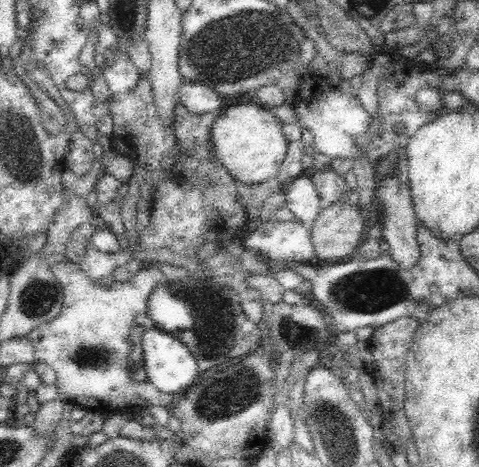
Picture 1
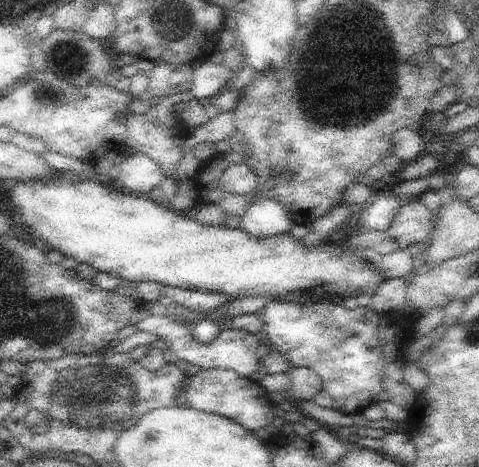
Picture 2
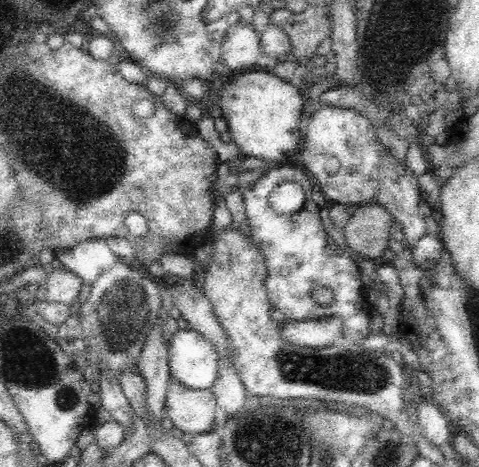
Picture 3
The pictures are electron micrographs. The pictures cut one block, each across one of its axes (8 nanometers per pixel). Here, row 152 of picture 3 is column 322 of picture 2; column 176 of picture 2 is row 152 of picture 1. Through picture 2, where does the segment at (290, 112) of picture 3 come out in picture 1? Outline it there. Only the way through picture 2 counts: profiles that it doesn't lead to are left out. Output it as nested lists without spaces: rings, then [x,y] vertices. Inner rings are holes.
[[[242,104],[242,106],[230,106],[216,114],[212,136],[210,136],[210,148],[212,156],[218,164],[224,164],[226,172],[236,184],[262,184],[266,180],[272,180],[278,176],[280,164],[284,162],[288,154],[290,142],[282,134],[282,122],[276,118],[274,110],[262,108],[254,104]]]

